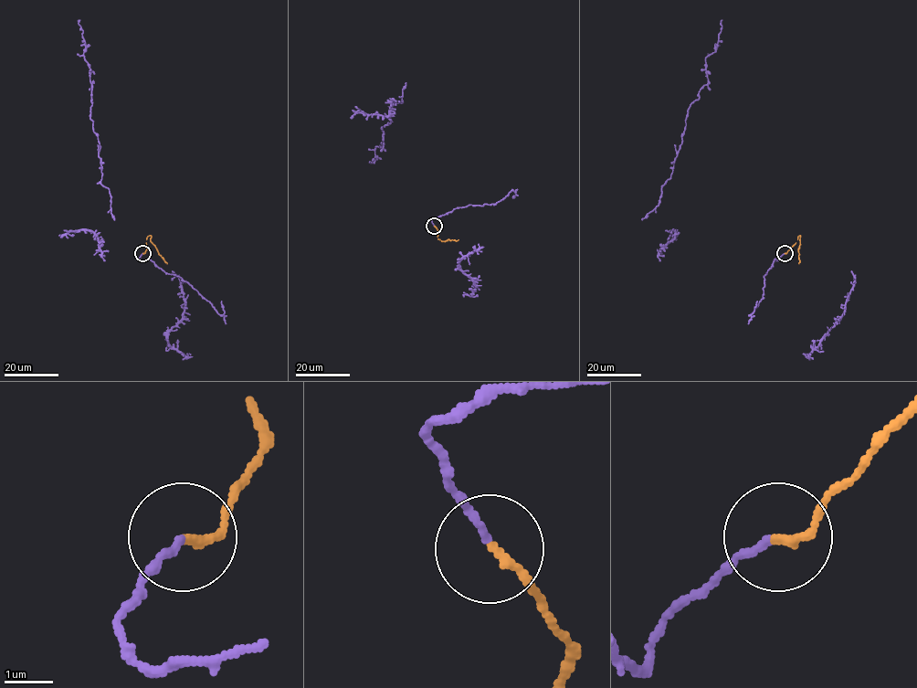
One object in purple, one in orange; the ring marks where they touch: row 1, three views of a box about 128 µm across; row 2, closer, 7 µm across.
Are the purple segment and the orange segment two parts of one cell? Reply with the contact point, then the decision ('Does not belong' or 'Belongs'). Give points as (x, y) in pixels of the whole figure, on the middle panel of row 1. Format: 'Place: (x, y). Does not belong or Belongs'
Place: (434, 226). Belongs

